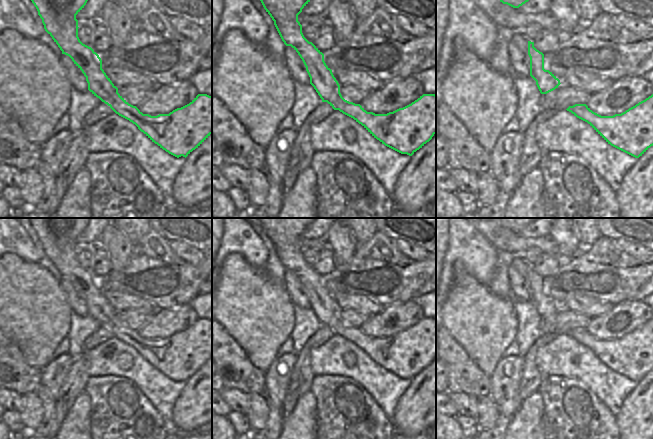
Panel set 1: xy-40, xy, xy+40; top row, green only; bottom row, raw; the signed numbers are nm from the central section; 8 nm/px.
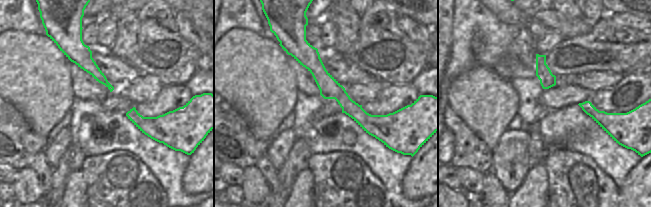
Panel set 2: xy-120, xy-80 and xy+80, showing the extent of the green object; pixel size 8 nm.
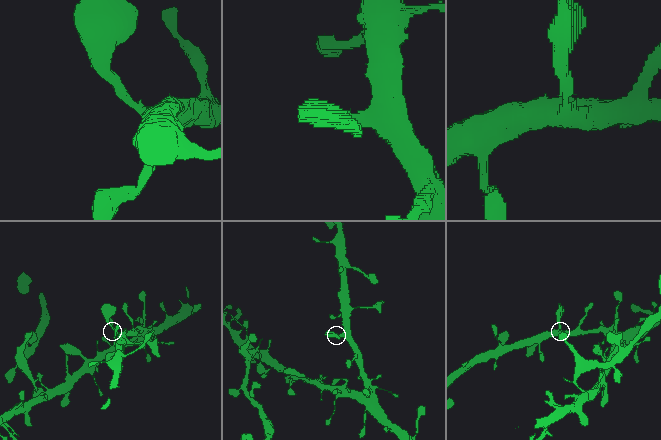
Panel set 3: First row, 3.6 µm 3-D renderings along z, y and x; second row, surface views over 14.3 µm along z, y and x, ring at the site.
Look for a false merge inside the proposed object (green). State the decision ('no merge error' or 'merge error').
no merge error

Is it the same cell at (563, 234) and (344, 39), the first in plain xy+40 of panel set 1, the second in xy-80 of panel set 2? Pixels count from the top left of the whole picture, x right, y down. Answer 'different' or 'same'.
same

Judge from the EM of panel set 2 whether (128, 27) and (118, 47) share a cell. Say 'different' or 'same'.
same

